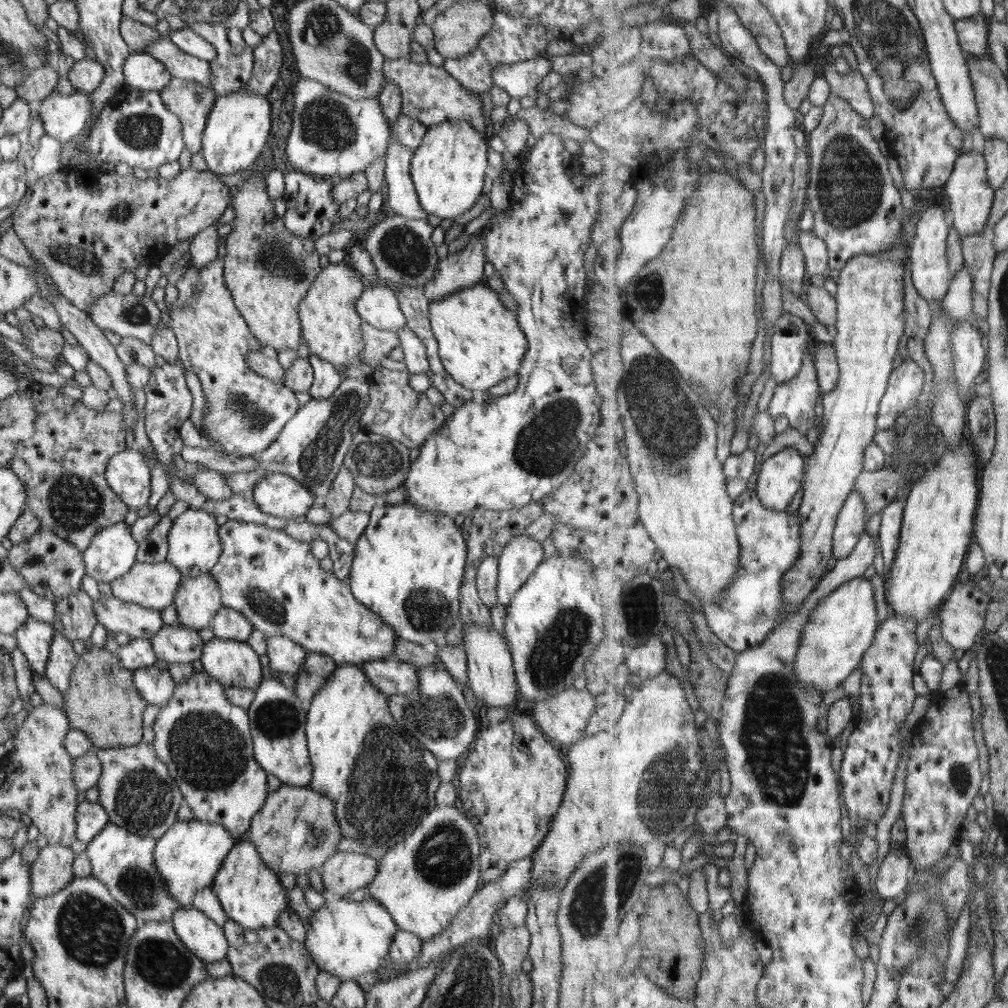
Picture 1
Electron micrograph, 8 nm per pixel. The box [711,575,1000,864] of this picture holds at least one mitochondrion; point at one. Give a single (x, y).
(772, 730)

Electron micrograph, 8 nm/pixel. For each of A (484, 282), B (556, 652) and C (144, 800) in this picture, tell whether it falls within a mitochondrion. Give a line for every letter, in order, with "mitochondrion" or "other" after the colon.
A: other
B: mitochondrion
C: mitochondrion

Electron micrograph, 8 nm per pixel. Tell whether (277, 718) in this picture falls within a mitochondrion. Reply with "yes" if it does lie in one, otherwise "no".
yes

